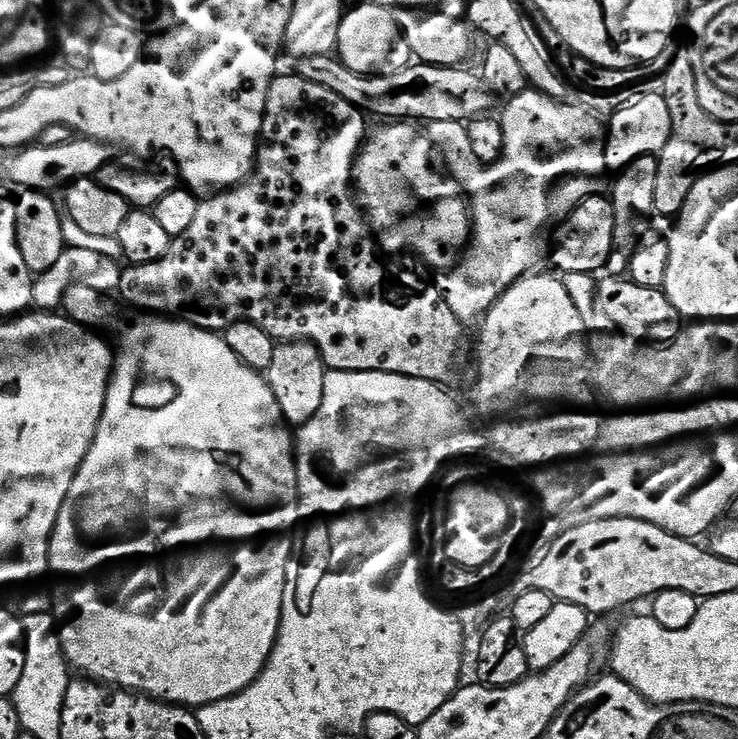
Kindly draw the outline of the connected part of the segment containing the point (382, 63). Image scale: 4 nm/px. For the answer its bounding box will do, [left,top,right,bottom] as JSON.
[336,2,413,76]

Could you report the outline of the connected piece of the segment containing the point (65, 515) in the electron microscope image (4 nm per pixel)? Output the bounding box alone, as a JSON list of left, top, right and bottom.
[52,318,300,710]

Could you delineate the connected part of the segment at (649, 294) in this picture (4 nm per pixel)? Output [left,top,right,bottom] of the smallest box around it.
[596,275,678,346]

